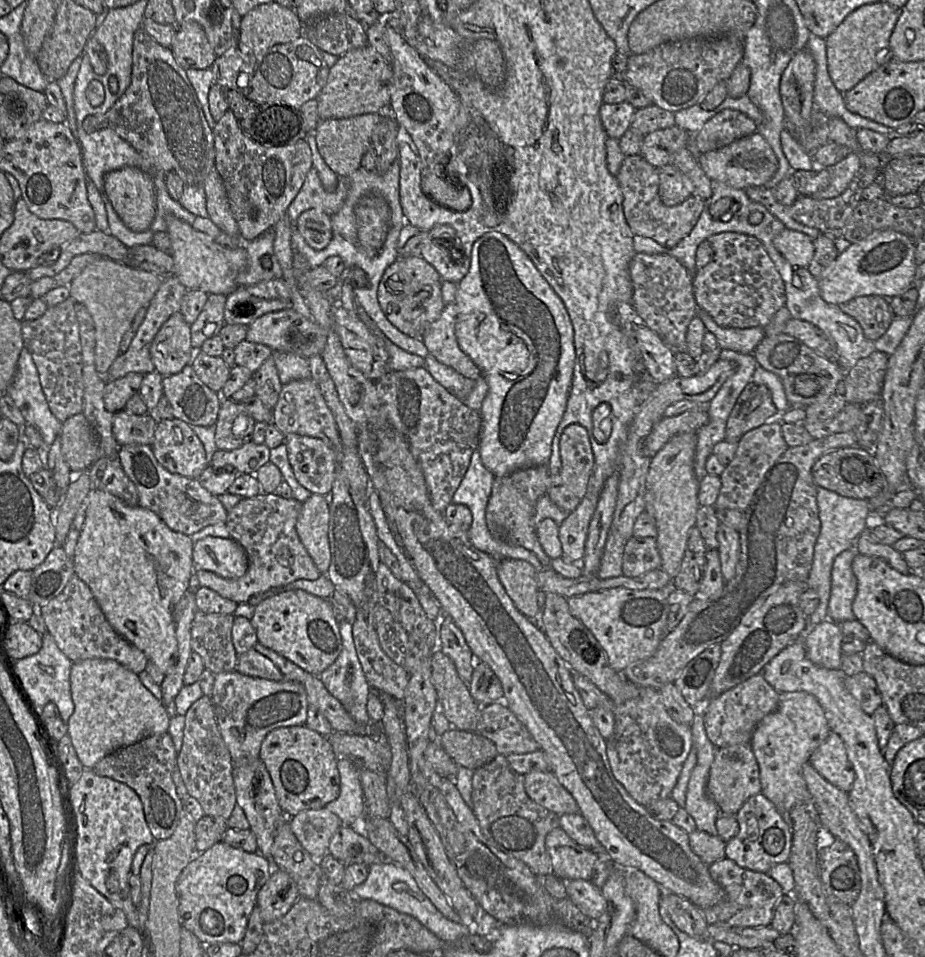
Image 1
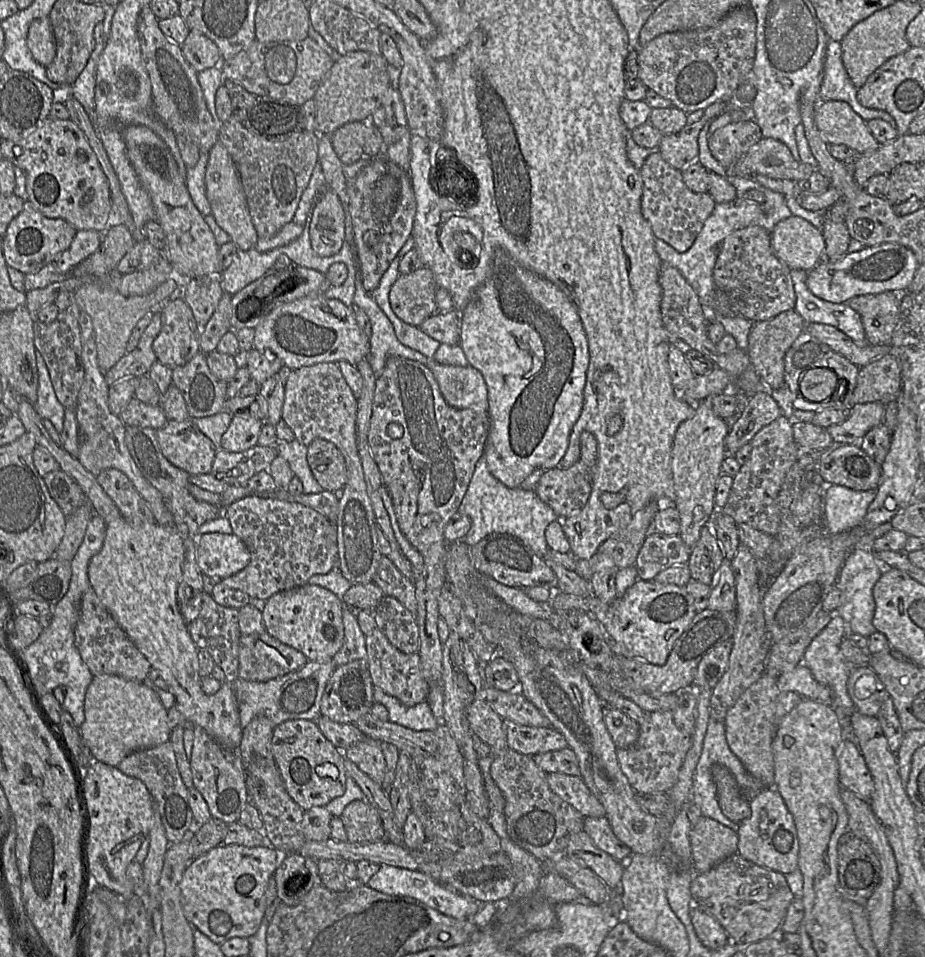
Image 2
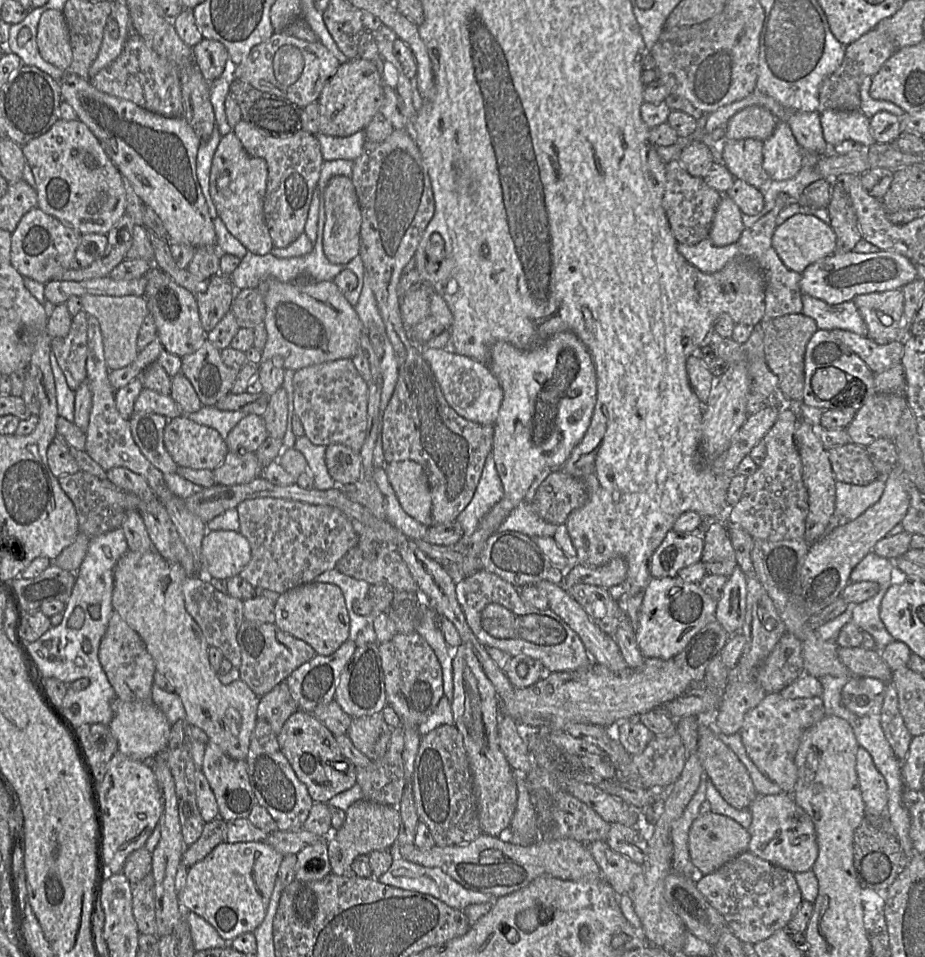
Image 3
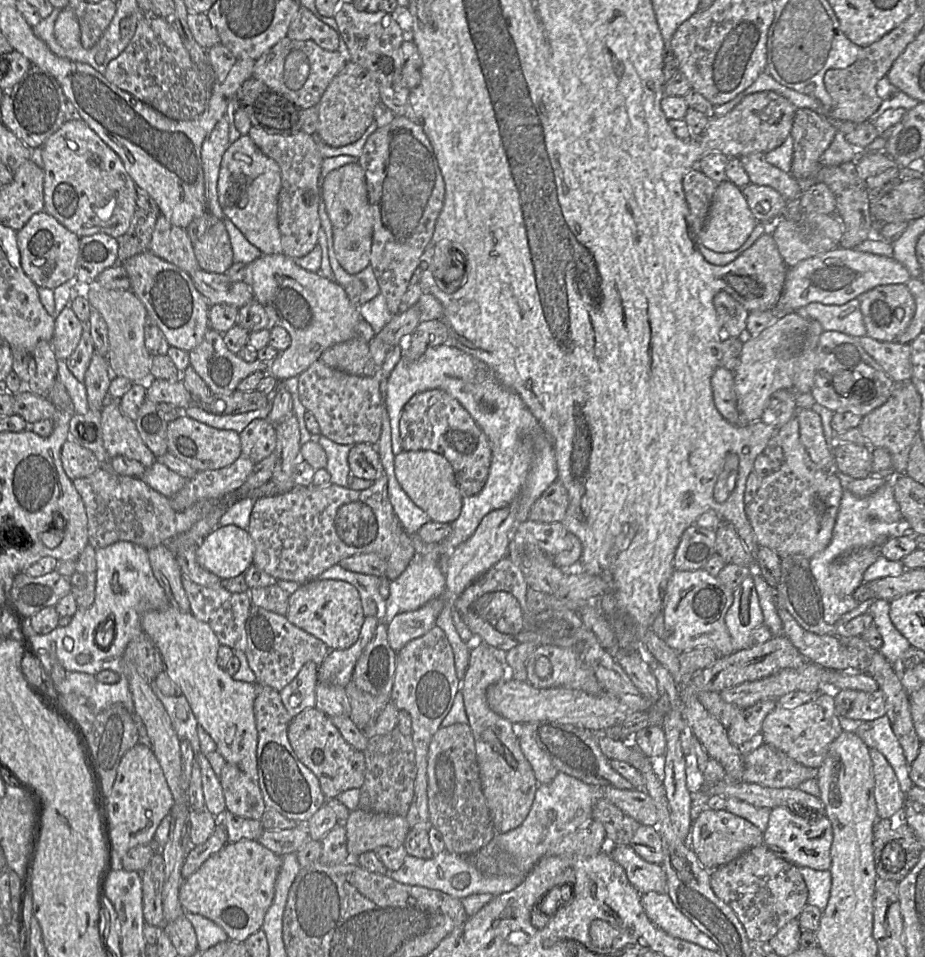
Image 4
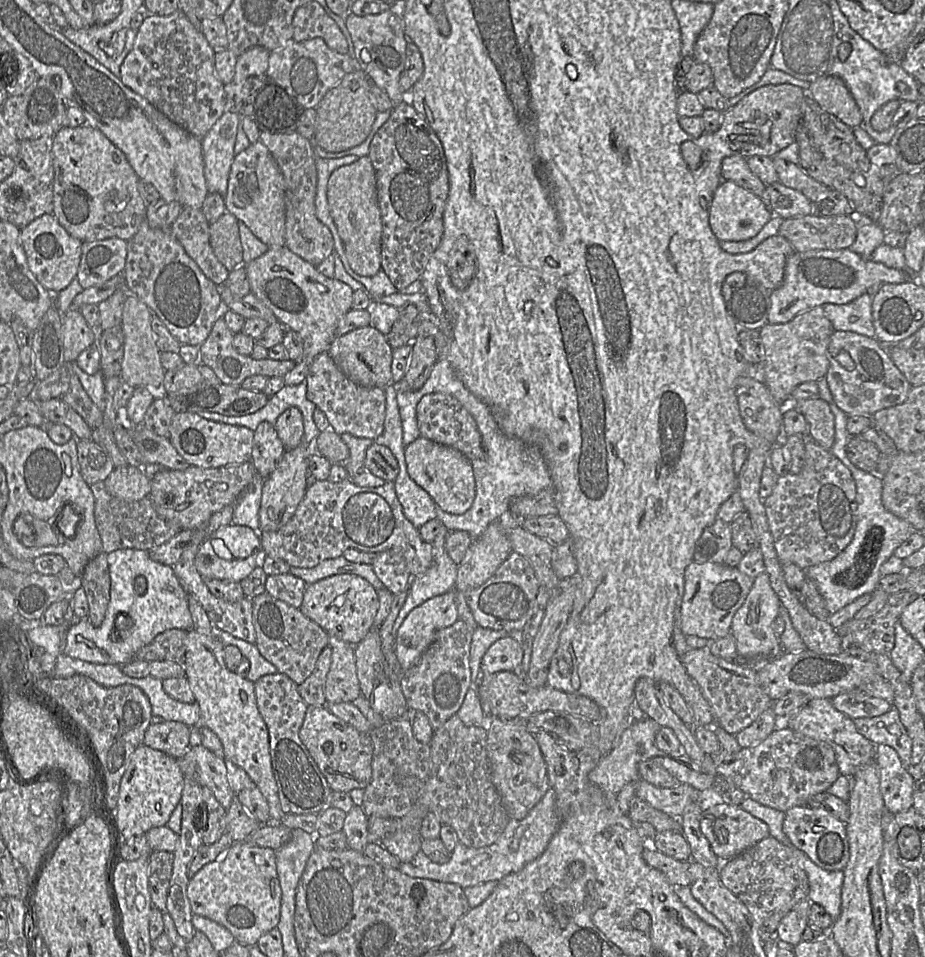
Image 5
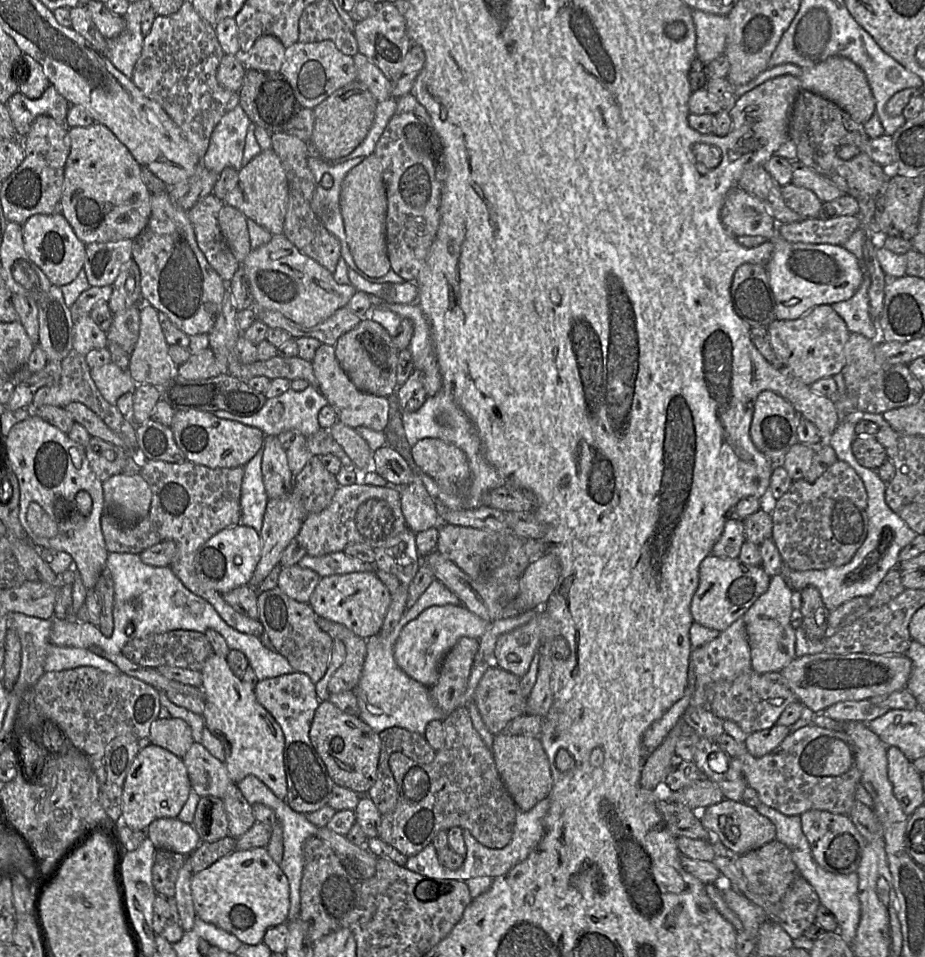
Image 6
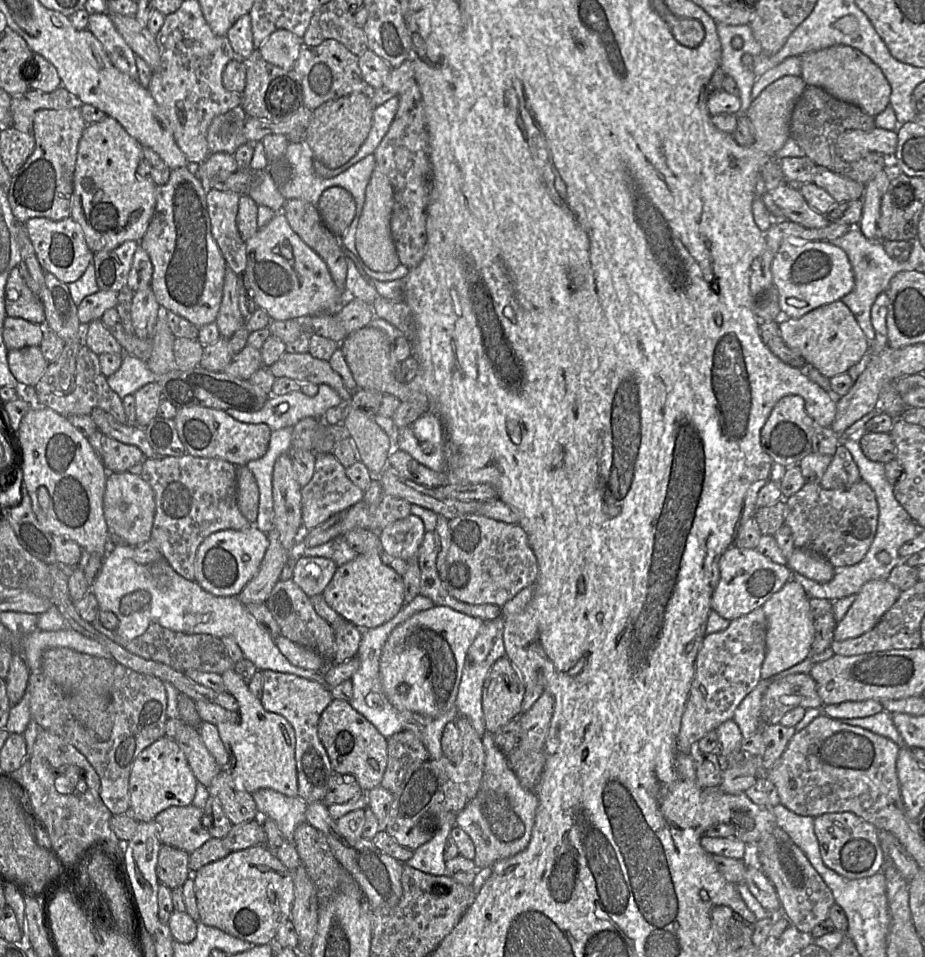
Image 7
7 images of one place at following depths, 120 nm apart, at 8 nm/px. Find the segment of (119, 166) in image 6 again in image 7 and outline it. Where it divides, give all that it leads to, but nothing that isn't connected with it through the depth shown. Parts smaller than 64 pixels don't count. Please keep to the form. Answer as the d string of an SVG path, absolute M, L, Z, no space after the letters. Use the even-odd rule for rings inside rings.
M113 118L87 124L78 145L73 177L71 216L82 228L92 252L110 251L126 241L139 242L153 217L156 185L143 157L143 147Z

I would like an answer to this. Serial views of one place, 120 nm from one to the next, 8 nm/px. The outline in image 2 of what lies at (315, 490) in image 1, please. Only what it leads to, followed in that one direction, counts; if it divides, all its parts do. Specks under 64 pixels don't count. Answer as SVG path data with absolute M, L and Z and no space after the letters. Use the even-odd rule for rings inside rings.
M315 439L307 446L310 470L325 491L335 492L347 482L345 459L335 444L325 439Z

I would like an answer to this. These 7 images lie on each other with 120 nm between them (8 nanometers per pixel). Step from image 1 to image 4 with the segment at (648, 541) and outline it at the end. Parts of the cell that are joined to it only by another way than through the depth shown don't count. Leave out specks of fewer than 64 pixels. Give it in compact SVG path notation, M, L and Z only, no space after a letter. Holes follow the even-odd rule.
M692 525L682 534L676 548L673 567L676 571L703 569L707 561L716 554L714 530Z

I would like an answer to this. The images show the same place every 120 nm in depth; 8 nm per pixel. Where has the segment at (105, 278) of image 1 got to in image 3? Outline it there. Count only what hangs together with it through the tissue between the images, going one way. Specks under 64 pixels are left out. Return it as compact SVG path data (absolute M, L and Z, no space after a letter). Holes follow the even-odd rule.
M86 293L81 297L83 310L97 318L103 341L104 359L109 371L123 368L131 364L138 355L137 338L145 316L148 314L148 305L144 296L102 295Z

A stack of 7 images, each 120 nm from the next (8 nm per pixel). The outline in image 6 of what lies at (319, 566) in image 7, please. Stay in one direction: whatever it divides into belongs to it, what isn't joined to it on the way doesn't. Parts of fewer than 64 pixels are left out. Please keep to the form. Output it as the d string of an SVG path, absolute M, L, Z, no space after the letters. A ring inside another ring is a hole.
M298 565L282 567L277 587L290 598L308 603L321 577L315 571Z

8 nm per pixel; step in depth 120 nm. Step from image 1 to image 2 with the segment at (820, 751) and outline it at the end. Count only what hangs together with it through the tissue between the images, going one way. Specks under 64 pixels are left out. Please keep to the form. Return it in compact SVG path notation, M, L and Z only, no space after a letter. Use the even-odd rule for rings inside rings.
M844 739L836 749L835 756L841 788L863 800L870 800L874 792L874 782L856 743Z

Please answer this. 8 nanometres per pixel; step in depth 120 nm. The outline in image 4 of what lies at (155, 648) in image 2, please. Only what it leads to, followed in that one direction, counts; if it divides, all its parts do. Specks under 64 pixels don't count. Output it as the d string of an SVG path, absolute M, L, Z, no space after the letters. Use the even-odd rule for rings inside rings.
M169 605L144 613L140 624L142 632L159 650L164 671L181 688L198 724L216 743L217 752L257 783L258 732L254 714L257 685L234 680L219 667L217 654L221 644L217 636L191 612L182 612Z

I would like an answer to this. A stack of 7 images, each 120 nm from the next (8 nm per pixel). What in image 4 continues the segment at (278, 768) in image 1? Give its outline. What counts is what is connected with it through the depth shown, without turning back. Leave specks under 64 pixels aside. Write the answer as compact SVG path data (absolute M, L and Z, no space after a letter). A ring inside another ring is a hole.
M314 707L293 717L288 726L288 739L299 760L318 778L326 799L336 798L346 790L362 786L365 777L364 753L347 743L323 712Z

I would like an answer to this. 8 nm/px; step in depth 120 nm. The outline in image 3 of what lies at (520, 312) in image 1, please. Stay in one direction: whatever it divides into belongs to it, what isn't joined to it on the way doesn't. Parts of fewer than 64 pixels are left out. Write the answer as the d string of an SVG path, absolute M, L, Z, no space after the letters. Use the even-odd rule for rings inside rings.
M571 331L557 333L530 350L518 349L504 341L496 342L491 346L487 365L503 390L503 400L493 425L491 453L503 485L504 495L482 518L469 539L466 556L461 562L461 570L465 576L481 570L480 557L488 538L498 531L511 511L524 501L535 477L545 468L556 469L564 464L573 448L585 435L596 404L596 375L591 353Z

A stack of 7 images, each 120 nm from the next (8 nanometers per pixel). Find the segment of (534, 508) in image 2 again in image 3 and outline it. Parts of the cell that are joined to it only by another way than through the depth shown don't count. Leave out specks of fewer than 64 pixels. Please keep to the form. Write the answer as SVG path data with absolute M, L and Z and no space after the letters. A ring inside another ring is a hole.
M490 452L471 501L456 518L463 531L459 544L469 543L482 518L502 499L503 495L503 485L496 470L493 454ZM552 468L542 470L531 483L524 501L516 506L501 523L497 532L512 530L535 538L537 536L553 536L555 524L544 521L533 509L533 499L540 484L552 472Z

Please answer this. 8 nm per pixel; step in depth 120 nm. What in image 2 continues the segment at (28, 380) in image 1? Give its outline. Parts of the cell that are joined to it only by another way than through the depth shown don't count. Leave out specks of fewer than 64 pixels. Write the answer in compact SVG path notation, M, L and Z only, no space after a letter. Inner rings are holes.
M36 351L36 364L38 369L37 399L34 408L44 419L49 420L56 431L60 433L64 425L65 408L57 399L48 369L41 354Z

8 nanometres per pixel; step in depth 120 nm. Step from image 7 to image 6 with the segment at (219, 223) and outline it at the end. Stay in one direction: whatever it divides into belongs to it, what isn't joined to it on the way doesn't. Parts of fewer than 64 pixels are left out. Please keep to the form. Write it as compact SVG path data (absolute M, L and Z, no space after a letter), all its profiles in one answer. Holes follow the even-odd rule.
M212 193L187 211L199 249L211 267L229 282L242 266L225 242L218 224L219 211L225 204Z

